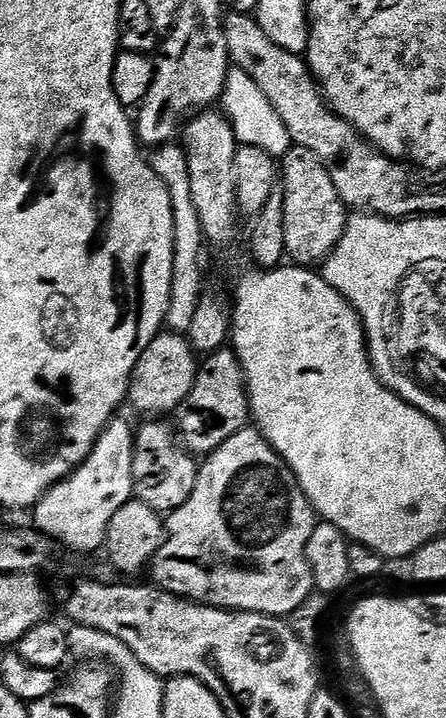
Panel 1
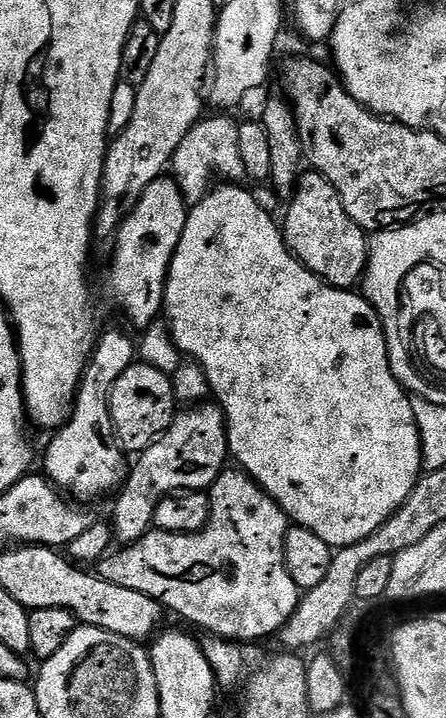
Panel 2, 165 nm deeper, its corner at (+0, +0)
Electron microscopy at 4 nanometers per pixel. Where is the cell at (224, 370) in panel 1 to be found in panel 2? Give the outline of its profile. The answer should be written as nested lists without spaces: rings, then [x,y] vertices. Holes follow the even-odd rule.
[[[205,402],[177,411],[176,417],[172,419],[171,426],[145,452],[139,453],[135,457],[128,478],[115,497],[115,499],[117,498],[116,509],[112,512],[112,520],[110,519],[110,527],[115,539],[117,541],[121,540],[120,544],[124,546],[135,544],[136,541],[141,540],[153,527],[152,519],[156,513],[156,507],[162,501],[175,497],[177,494],[207,493],[214,481],[226,471],[227,464],[224,463],[229,463],[229,460],[228,423],[219,404]]]

